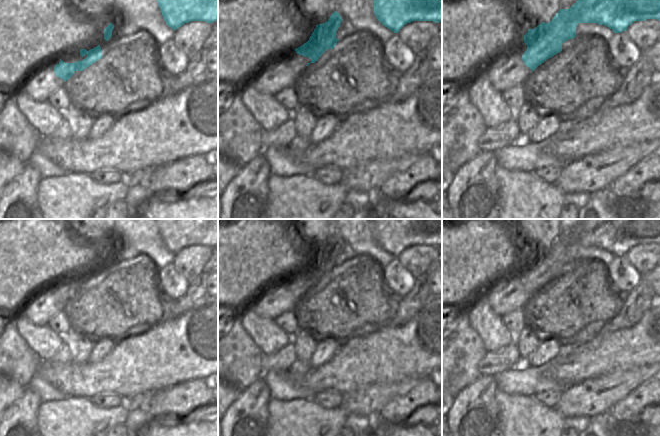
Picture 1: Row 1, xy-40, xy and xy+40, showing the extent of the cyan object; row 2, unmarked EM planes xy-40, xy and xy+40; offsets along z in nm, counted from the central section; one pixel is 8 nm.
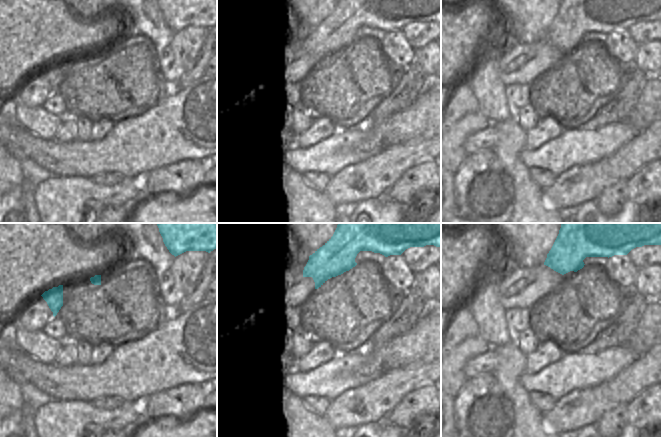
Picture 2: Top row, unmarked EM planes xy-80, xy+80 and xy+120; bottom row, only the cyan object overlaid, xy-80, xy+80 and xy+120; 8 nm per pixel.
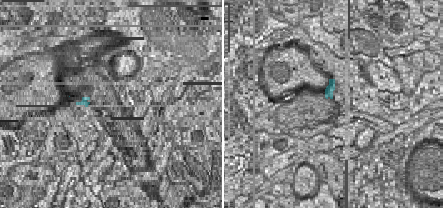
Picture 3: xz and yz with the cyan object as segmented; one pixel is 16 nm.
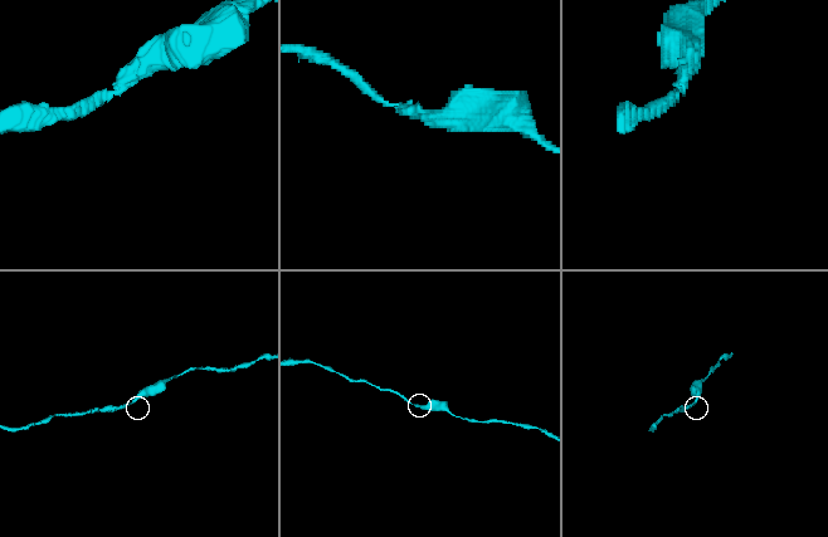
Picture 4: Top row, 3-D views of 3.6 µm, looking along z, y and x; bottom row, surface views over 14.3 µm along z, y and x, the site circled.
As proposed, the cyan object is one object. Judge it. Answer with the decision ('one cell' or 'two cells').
one cell

